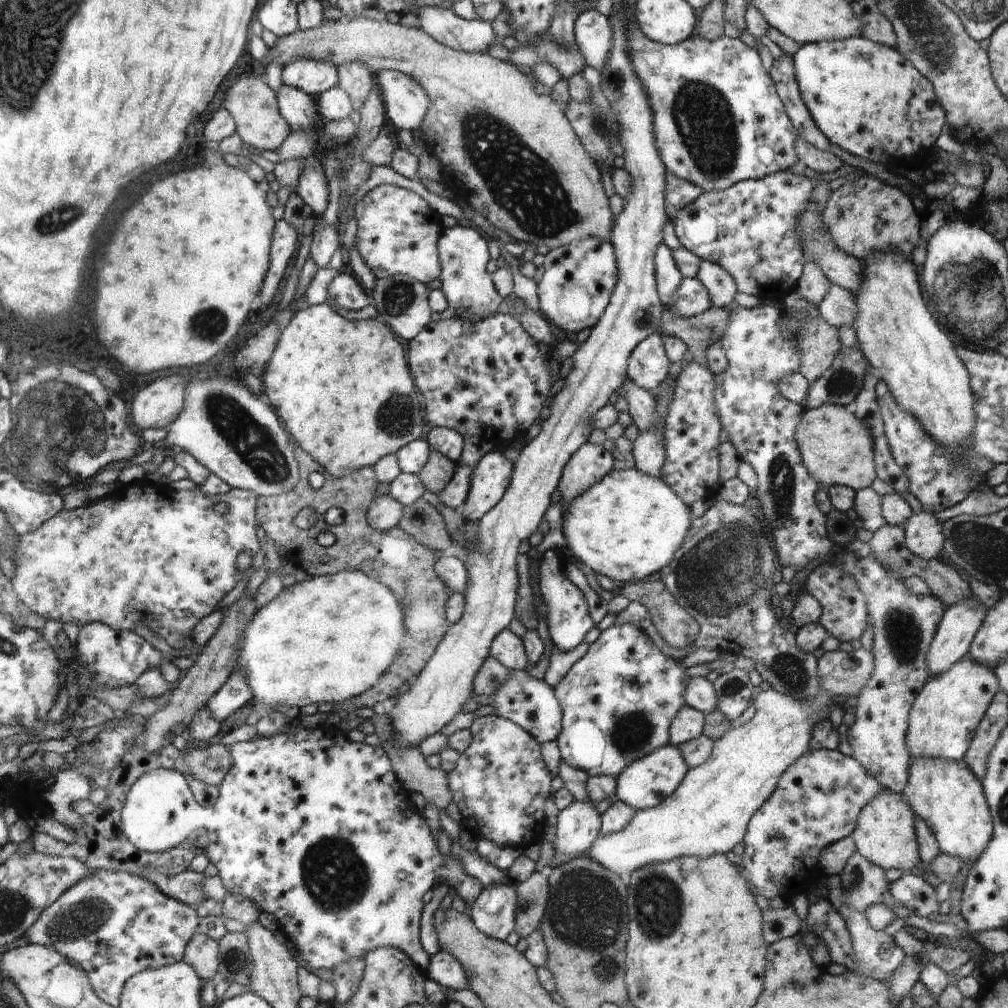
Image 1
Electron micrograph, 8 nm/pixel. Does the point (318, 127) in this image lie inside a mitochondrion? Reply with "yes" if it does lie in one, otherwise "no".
no

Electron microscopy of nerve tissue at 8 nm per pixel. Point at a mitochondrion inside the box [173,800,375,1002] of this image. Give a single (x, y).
(235, 959)

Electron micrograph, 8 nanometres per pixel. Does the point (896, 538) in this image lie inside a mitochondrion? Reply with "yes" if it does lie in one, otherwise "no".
no

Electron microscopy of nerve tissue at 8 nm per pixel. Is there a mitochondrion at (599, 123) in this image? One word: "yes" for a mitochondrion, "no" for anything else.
yes

